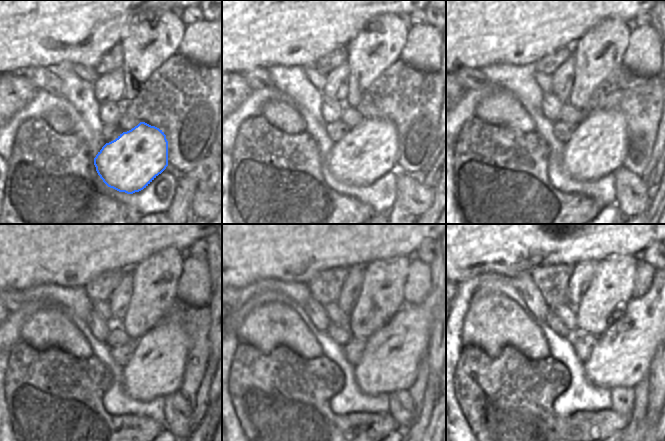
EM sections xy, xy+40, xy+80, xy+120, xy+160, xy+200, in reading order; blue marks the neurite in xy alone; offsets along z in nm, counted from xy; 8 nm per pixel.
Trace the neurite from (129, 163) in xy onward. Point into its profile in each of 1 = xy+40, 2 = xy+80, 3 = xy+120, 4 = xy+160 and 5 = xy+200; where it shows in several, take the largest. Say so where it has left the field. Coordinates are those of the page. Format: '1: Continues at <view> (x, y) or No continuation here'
1: Continues at xy+40 (370, 150)
2: Continues at xy+80 (597, 147)
3: Continues at xy+120 (156, 368)
4: Continues at xy+160 (389, 362)
5: Continues at xy+200 (622, 356).

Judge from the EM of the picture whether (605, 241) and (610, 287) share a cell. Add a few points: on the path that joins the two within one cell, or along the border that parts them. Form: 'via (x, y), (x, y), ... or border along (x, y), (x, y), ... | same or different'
border along (630, 254), (611, 255), (598, 262) | different

